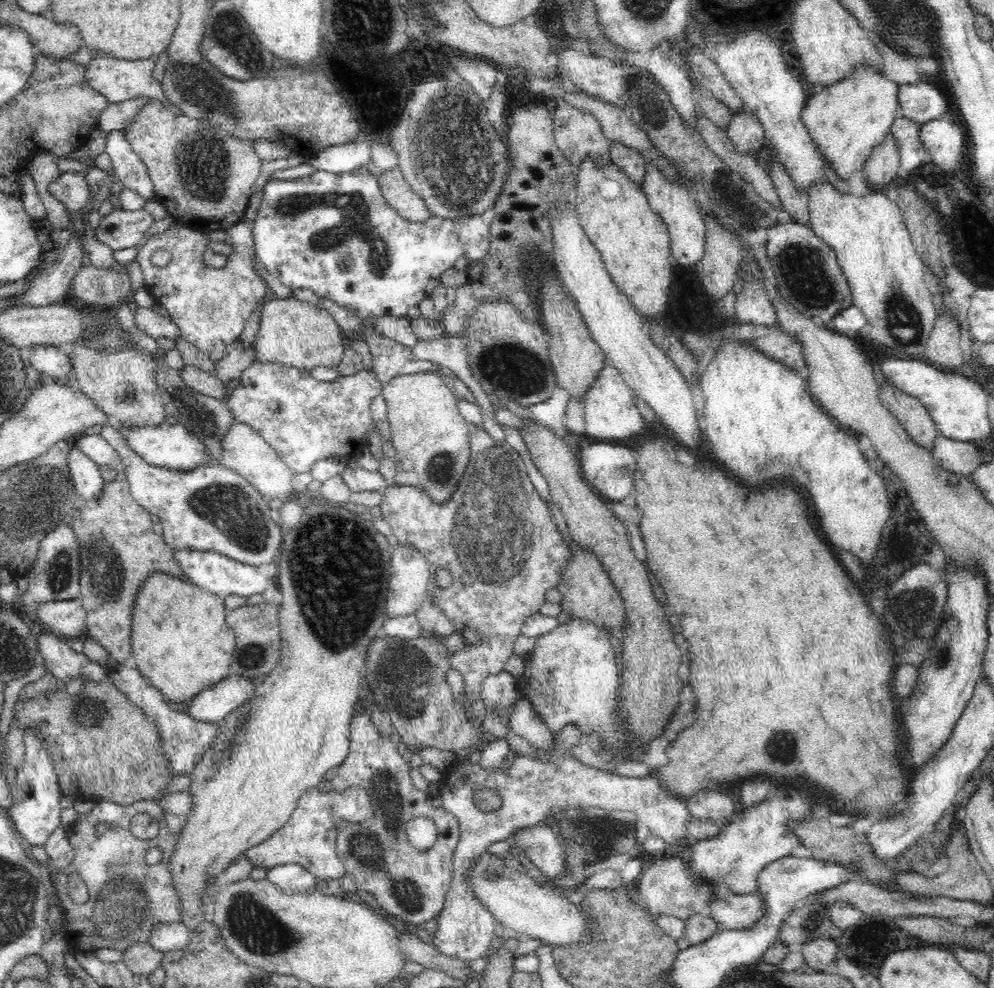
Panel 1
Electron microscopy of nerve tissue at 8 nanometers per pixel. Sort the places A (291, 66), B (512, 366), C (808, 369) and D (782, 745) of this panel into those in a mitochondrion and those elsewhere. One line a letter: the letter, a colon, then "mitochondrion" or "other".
A: other
B: mitochondrion
C: other
D: mitochondrion

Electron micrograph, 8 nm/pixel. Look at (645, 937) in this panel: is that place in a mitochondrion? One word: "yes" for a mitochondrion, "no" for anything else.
no

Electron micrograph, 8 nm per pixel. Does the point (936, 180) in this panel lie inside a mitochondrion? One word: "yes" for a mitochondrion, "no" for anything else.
no

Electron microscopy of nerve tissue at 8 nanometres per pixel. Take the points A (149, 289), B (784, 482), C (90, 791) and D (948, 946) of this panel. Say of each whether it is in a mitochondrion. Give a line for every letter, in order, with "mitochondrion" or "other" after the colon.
A: other
B: other
C: other
D: other

